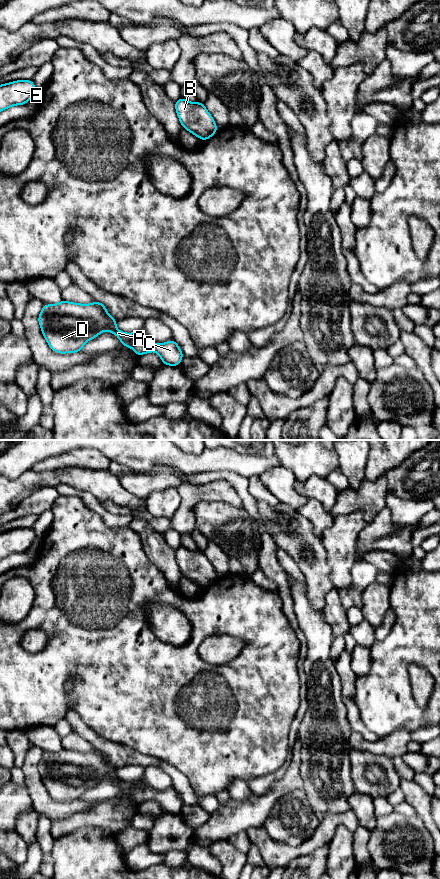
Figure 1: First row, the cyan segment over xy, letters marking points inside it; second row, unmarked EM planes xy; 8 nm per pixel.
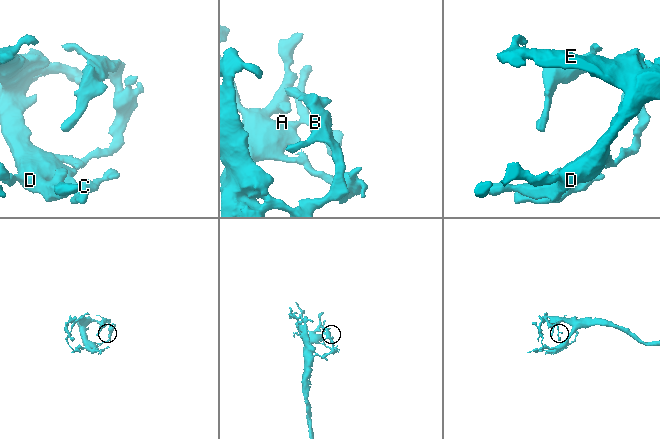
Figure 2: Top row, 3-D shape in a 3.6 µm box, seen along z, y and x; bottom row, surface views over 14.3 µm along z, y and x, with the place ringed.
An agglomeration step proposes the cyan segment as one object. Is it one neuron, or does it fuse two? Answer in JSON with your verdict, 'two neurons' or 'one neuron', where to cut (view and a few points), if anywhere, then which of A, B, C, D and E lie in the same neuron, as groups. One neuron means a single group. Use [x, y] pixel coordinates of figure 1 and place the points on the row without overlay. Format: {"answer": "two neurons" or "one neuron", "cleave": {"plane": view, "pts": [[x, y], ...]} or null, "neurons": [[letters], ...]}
{"answer": "one neuron", "cleave": null, "neurons": [["A", "B", "C", "D", "E"]]}

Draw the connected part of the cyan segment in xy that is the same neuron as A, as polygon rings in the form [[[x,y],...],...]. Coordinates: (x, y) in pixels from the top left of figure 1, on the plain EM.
[[[62,748],[54,753],[44,752],[38,764],[38,770],[51,798],[60,802],[80,800],[88,788],[96,786],[103,779],[110,779],[120,787],[121,794],[132,796],[137,804],[155,799],[160,804],[163,813],[169,814],[179,814],[184,805],[174,787],[166,791],[156,792],[150,788],[142,787],[140,780],[124,781],[118,778],[116,775],[117,767],[109,764],[107,757],[101,750],[79,752]]]

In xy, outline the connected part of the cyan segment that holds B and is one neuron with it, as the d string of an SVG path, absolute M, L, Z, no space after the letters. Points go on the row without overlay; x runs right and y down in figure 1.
M181 545L175 549L175 558L181 574L203 589L211 586L218 578L204 551L192 551Z

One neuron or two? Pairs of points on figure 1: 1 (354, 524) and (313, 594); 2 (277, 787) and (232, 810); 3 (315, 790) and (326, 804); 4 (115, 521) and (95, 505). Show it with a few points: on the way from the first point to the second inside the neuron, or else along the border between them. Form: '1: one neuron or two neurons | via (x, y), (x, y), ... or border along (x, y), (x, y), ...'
1: two neurons | border along (323, 543), (333, 587)
2: one neuron | via (268, 799), (255, 810), (244, 810)
3: one neuron | via (318, 793), (326, 801)
4: one neuron | via (110, 519), (100, 510)

